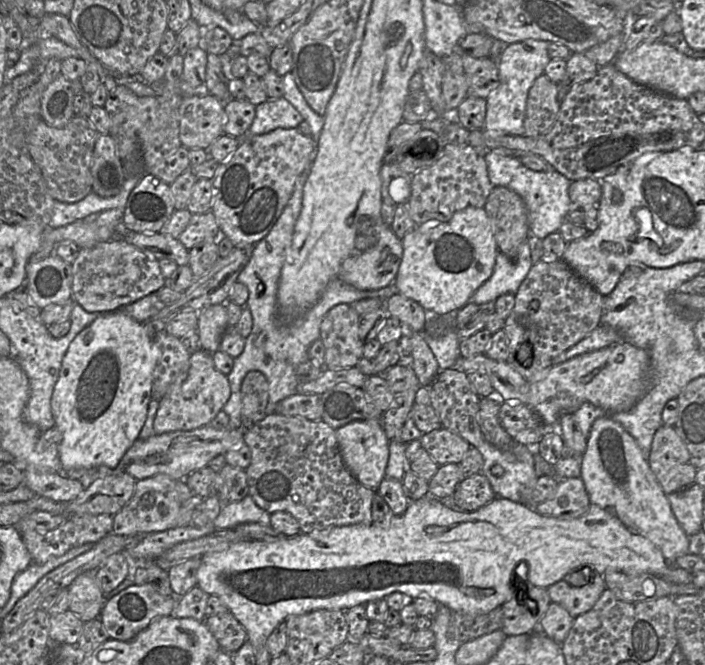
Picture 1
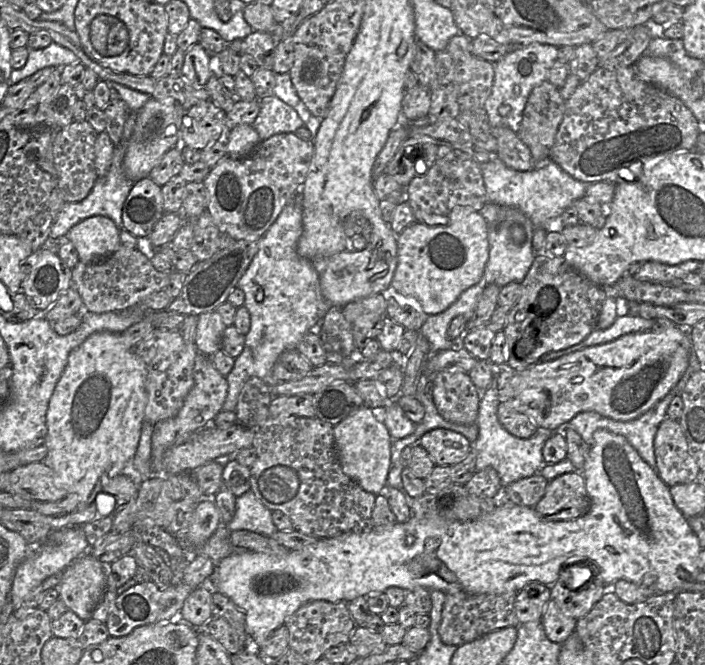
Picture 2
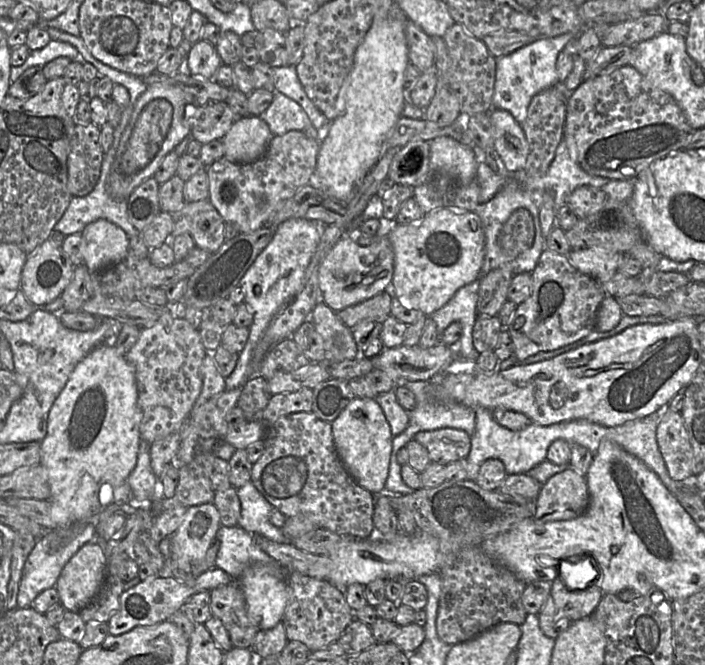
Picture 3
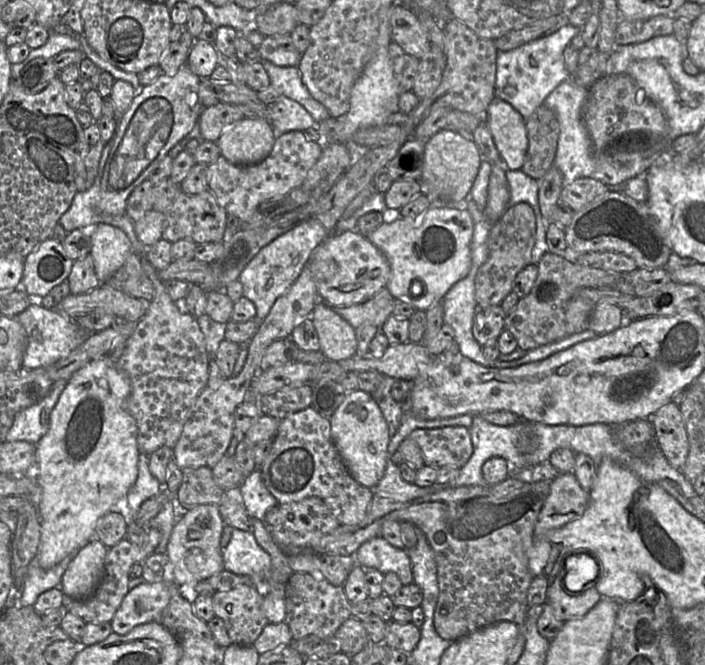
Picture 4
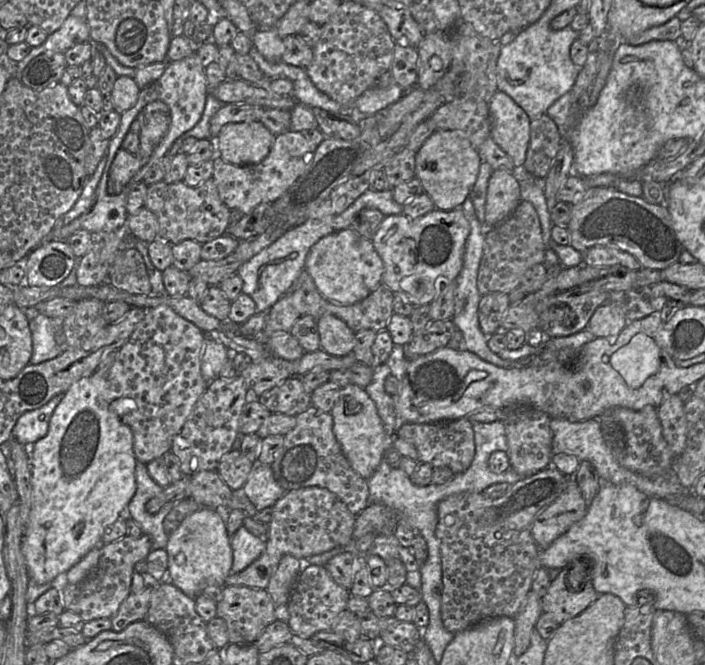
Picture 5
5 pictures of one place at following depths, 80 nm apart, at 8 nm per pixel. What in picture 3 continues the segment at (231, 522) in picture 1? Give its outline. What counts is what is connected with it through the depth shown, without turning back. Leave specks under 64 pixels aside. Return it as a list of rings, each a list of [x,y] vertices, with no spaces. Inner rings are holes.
[[[251,481],[237,489],[241,505],[238,526],[253,534],[262,535],[272,541],[291,544],[291,539],[283,535],[281,528],[270,522],[270,513],[274,508],[256,489]]]

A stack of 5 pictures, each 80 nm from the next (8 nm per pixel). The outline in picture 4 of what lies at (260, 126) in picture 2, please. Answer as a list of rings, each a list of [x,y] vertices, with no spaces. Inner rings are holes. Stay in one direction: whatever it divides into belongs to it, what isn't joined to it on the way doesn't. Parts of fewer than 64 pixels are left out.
[[[280,95],[270,106],[270,124],[278,134],[289,131],[304,132],[317,125],[311,114],[302,105],[283,95]]]

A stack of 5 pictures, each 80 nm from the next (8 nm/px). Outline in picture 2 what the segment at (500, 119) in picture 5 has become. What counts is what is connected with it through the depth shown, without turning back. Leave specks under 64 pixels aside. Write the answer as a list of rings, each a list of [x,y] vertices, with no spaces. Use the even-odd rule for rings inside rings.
[[[507,127],[492,129],[492,133],[498,144],[496,154],[507,167],[517,171],[530,171],[536,168],[529,147],[517,133]]]

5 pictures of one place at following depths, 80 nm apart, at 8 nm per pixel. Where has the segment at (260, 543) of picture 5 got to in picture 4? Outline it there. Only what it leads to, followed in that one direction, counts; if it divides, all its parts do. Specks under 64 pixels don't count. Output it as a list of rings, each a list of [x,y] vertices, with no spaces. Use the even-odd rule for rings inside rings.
[[[234,528],[229,543],[222,550],[222,557],[224,570],[247,576],[253,586],[261,586],[270,581],[271,558],[249,531]]]

